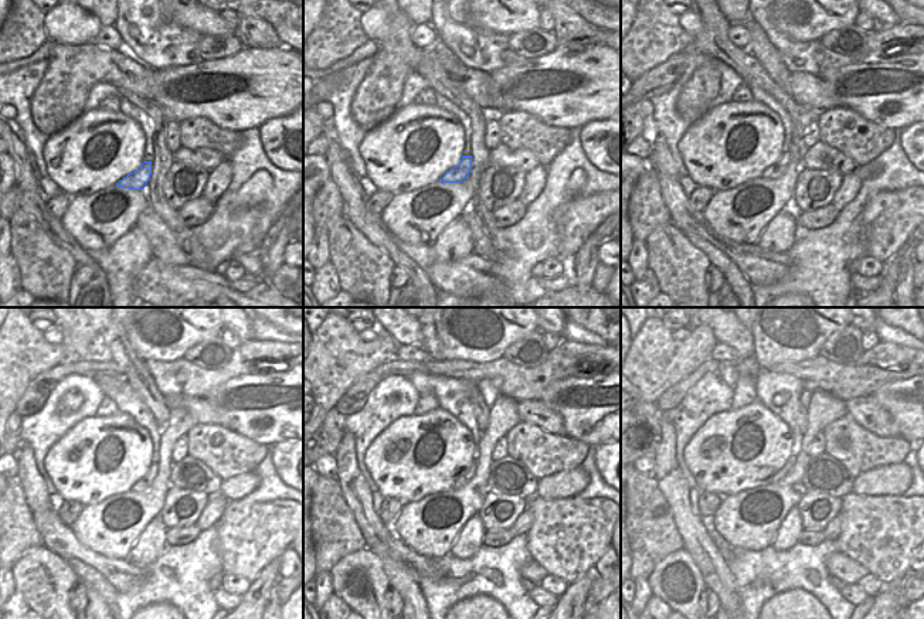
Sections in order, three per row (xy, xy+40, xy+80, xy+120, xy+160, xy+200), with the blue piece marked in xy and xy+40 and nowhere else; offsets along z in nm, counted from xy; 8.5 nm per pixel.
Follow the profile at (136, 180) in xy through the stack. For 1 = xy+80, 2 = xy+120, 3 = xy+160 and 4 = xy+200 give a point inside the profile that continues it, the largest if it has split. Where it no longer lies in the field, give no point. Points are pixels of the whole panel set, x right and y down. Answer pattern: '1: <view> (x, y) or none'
1: xy+80 (780, 167)
2: xy+120 (142, 485)
3: xy+160 (464, 480)
4: xy+200 (792, 458)

